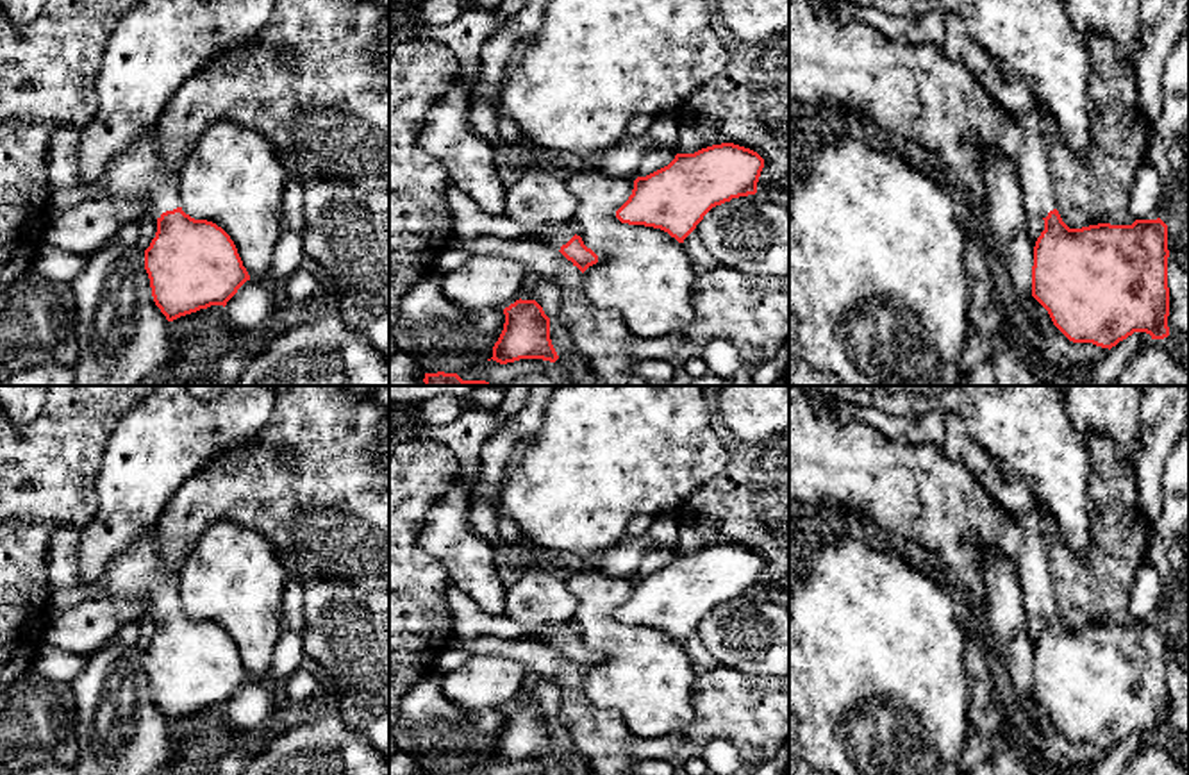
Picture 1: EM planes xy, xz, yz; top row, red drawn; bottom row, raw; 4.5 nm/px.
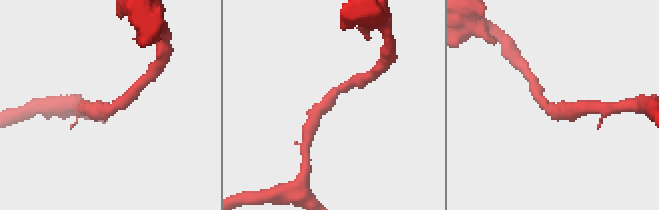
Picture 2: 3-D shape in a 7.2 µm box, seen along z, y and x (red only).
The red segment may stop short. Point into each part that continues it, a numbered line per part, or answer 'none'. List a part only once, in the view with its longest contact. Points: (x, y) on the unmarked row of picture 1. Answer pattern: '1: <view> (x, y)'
1: xy (138, 574)

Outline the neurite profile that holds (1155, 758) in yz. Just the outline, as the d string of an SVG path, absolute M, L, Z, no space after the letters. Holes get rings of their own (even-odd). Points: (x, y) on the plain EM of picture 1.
M1164 738L1146 743L1121 775L1189 775L1189 764L1173 754L1169 739Z

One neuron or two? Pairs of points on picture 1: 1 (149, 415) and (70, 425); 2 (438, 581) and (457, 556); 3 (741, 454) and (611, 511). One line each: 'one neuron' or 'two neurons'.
1: two neurons
2: two neurons
3: two neurons

